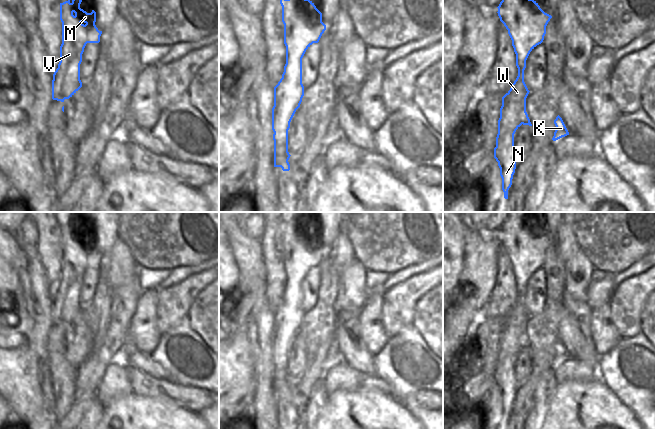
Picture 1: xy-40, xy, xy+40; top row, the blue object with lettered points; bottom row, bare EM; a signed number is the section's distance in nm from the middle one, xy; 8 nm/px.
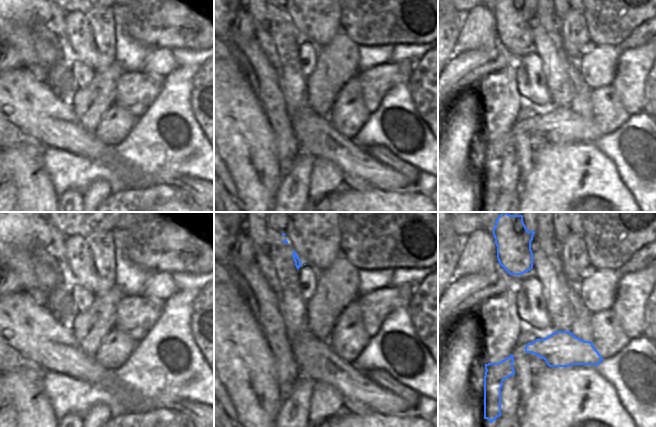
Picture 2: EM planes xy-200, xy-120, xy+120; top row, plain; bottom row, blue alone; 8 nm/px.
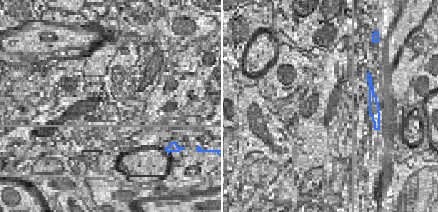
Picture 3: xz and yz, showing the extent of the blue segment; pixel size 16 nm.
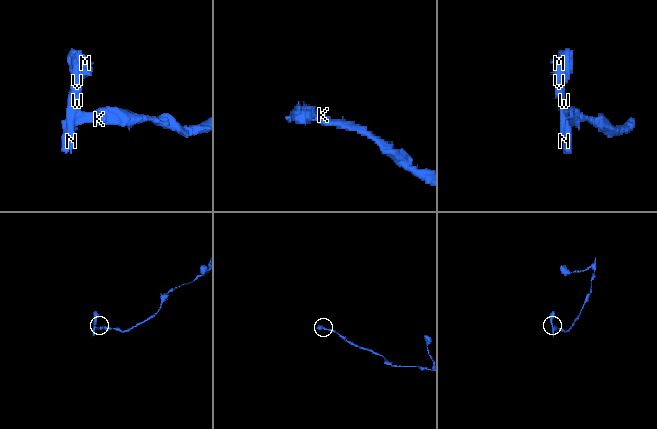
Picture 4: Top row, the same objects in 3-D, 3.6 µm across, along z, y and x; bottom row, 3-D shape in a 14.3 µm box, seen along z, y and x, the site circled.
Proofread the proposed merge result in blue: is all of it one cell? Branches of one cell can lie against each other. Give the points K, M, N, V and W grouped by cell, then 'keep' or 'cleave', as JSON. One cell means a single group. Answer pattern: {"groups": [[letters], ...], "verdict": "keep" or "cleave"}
{"groups": [["K"], ["M", "N", "V", "W"]], "verdict": "cleave"}

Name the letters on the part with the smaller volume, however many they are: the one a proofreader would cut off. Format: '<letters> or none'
M, N, V, W

